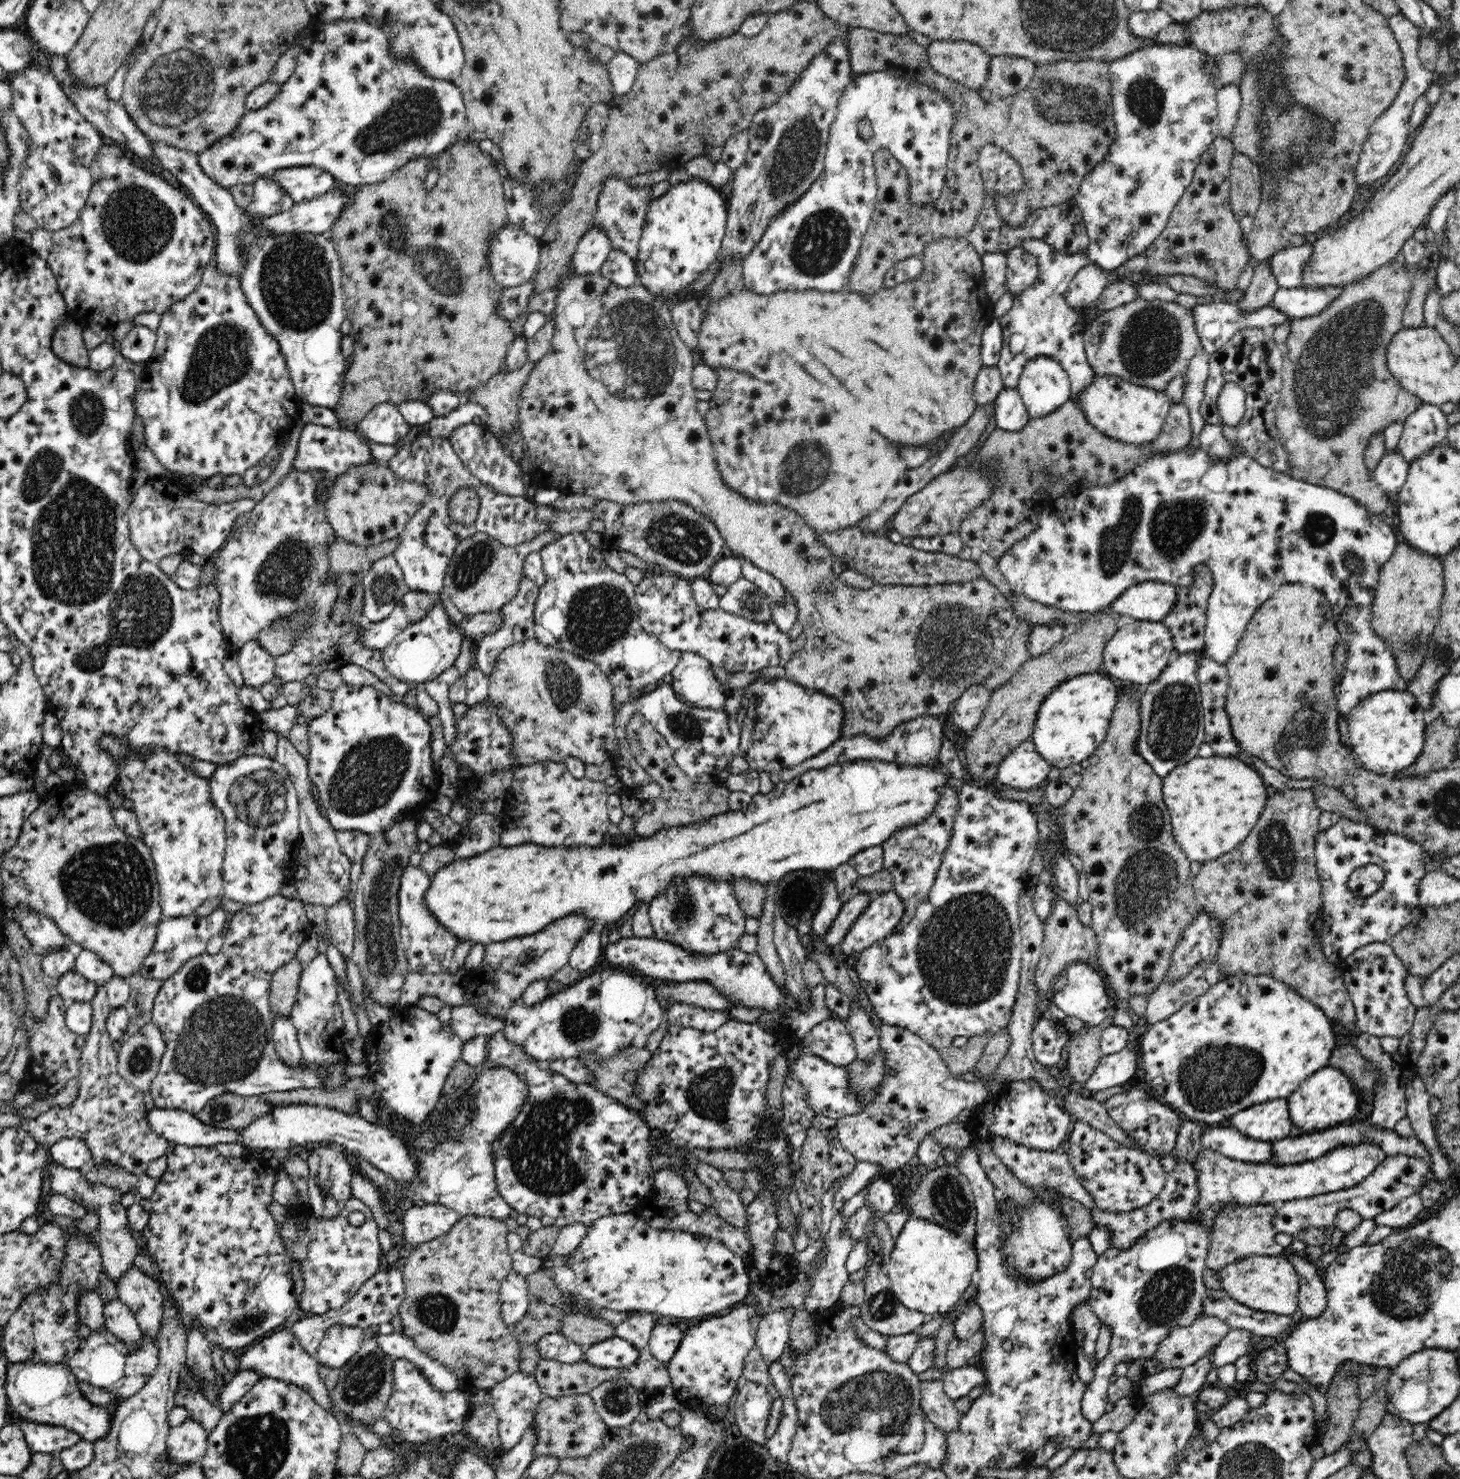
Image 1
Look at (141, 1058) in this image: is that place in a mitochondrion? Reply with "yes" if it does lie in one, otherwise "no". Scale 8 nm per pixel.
yes

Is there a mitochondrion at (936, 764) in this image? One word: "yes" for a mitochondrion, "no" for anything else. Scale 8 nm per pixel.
no

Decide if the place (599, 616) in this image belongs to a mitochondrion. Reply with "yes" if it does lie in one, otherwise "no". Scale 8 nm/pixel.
yes

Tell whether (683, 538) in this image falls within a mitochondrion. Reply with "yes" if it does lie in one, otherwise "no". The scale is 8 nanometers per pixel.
yes

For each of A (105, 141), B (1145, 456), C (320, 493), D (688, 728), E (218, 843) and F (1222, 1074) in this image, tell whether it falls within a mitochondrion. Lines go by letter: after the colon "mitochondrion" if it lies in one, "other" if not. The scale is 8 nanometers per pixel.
A: other
B: other
C: other
D: mitochondrion
E: other
F: mitochondrion

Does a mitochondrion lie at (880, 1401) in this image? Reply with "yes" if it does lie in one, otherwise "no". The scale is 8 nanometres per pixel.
yes

